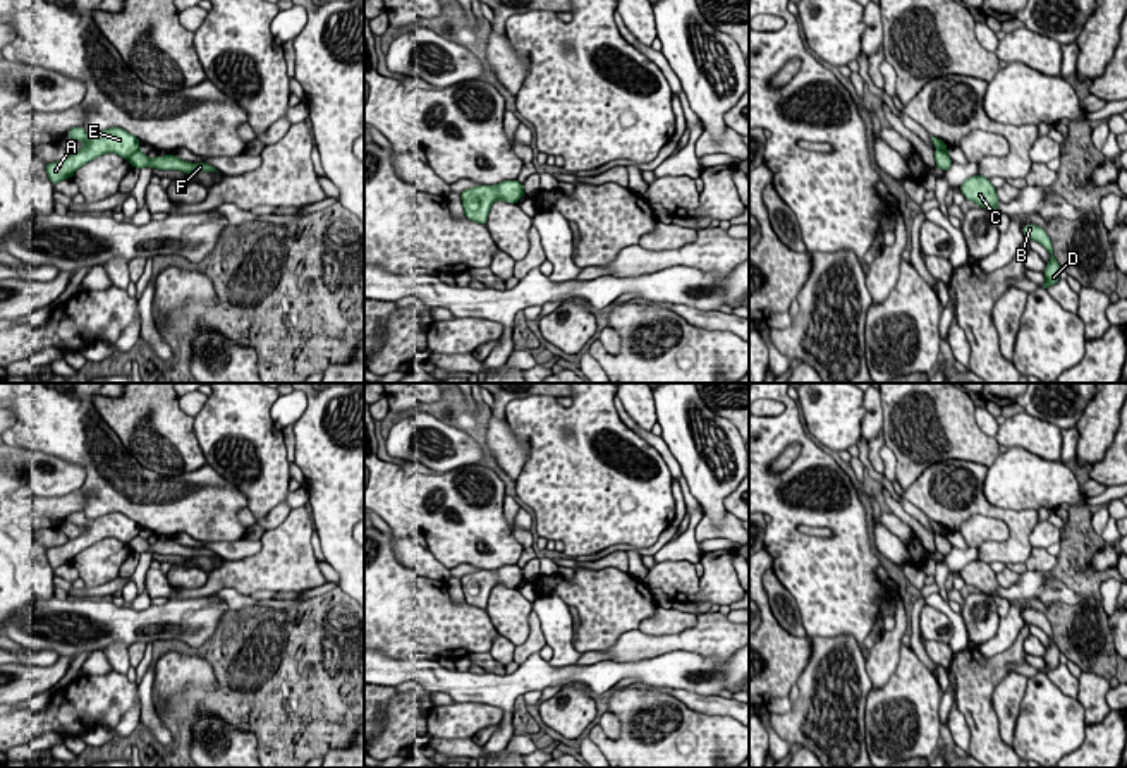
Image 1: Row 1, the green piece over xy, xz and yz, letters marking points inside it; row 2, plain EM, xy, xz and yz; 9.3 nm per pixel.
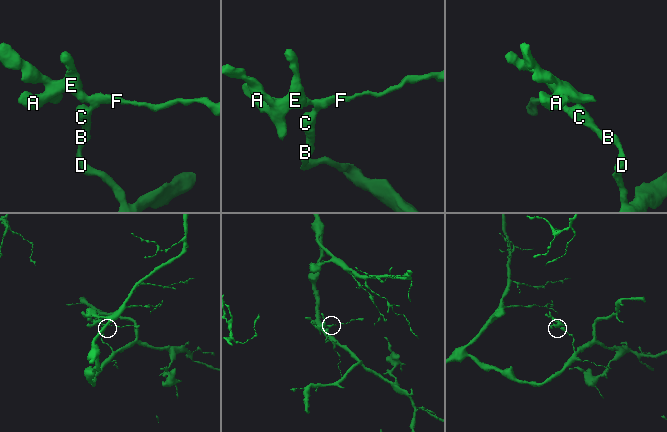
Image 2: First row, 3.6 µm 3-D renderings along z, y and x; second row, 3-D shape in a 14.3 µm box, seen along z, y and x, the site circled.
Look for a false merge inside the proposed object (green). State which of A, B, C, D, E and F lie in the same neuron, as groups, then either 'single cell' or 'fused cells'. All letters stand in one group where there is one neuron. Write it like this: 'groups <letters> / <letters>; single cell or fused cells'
groups A E / B C D F; fused cells

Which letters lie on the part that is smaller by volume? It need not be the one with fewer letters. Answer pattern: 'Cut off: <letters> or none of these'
Cut off: A, E

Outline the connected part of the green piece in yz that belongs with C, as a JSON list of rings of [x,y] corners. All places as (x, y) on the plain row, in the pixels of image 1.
[[[979,558],[972,560],[964,565],[960,577],[966,581],[966,584],[974,586],[978,591],[990,596],[998,596],[996,591],[1000,586],[990,564]]]

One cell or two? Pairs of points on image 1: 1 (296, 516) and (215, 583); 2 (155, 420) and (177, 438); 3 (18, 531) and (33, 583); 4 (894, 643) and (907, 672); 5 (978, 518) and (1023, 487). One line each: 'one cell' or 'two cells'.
1: one cell
2: one cell
3: one cell
4: two cells
5: two cells

